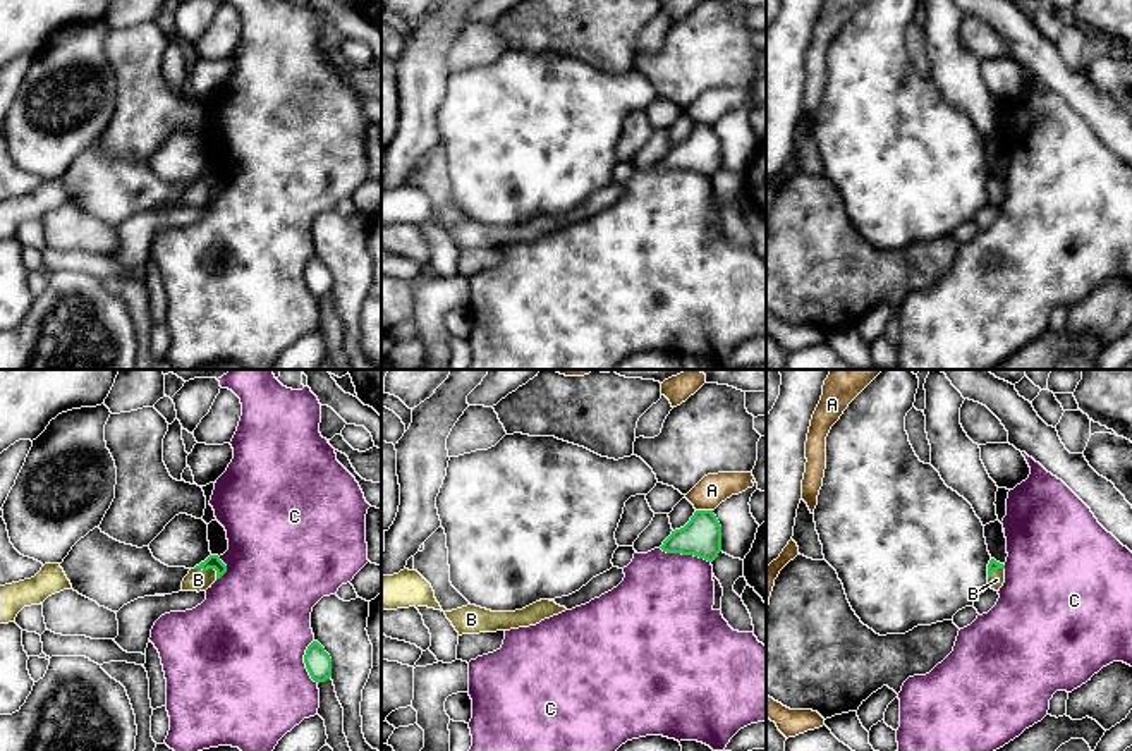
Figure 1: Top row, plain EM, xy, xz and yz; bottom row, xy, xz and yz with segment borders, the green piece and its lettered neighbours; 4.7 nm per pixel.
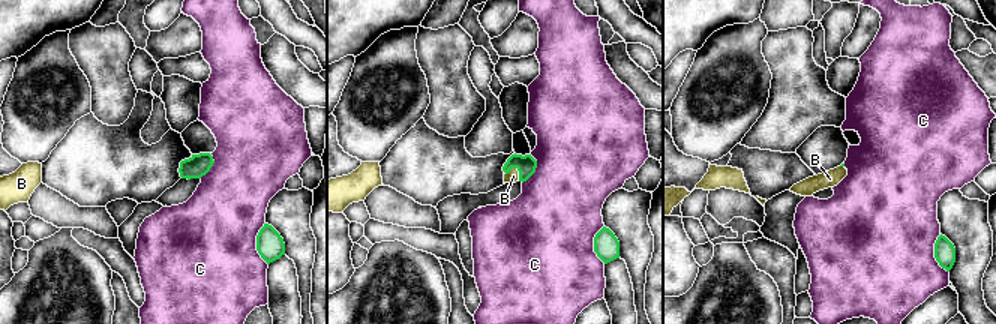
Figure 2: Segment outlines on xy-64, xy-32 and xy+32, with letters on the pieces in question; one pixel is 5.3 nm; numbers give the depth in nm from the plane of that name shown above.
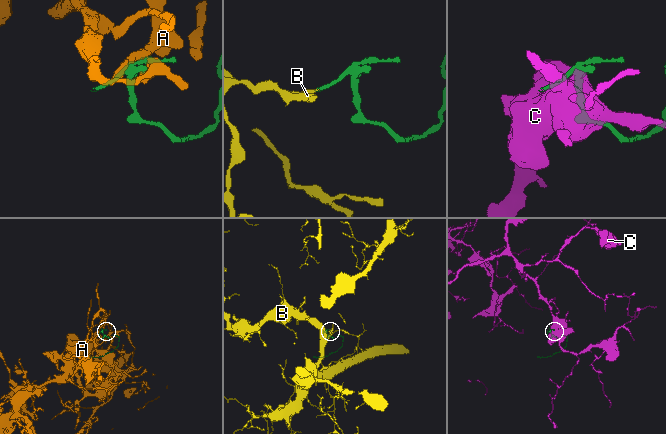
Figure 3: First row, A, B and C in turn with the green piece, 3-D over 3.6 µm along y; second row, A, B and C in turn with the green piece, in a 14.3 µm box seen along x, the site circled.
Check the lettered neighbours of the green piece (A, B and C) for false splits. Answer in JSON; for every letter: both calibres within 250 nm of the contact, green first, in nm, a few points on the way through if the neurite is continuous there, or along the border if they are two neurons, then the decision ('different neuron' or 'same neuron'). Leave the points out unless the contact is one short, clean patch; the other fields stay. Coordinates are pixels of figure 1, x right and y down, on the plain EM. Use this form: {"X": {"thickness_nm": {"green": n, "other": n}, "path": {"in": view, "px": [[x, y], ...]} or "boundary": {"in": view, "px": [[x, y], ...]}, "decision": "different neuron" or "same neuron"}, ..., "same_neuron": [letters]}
{"A": {"thickness_nm": {"green": 190, "other": 150}, "decision": "different neuron"}, "B": {"thickness_nm": {"green": 60, "other": 110}, "path": {"in": "xy", "px": [[213, 176], [208, 183], [198, 195]]}, "decision": "same neuron"}, "C": {"thickness_nm": {"green": 190, "other": 440}, "decision": "different neuron"}, "same_neuron": ["B"]}

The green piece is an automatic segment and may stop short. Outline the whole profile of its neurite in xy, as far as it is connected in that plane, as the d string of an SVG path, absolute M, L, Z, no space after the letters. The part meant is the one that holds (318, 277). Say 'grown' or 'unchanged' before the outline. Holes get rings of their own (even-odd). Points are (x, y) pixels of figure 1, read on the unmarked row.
unchanged; M318 256L307 261L304 278L314 297L320 299L332 292L332 273Z

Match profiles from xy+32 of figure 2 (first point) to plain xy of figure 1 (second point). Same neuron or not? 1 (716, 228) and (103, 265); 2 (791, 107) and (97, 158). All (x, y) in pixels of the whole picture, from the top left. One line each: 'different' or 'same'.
1: same
2: different

